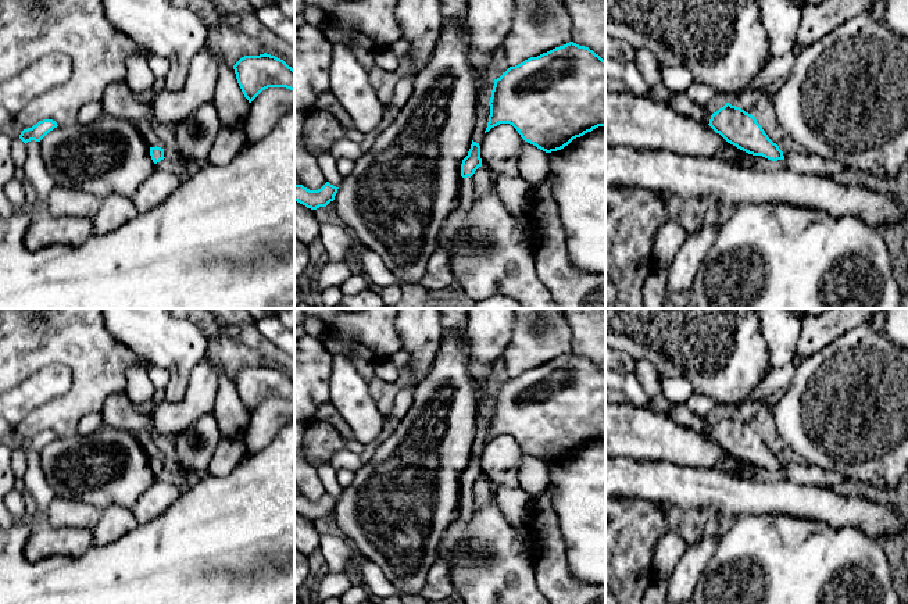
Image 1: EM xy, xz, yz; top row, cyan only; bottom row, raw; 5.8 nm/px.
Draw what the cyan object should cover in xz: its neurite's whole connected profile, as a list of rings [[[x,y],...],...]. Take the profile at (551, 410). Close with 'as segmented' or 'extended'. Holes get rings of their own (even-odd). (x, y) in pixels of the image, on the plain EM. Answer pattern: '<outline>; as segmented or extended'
[[[569,353],[510,378],[494,390],[489,417],[490,426],[485,444],[500,435],[510,435],[525,453],[537,460],[546,464],[561,461],[573,450],[598,437],[605,437],[605,372],[589,358]]]; as segmented

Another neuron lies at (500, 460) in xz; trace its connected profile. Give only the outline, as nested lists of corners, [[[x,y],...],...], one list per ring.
[[[500,435],[485,444],[480,453],[482,476],[494,489],[519,486],[518,471],[522,461],[522,448],[510,435]]]

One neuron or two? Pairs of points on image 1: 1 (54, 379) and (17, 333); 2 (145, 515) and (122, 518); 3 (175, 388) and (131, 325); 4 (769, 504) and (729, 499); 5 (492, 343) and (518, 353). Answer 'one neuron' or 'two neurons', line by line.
1: two neurons
2: two neurons
3: one neuron
4: one neuron
5: two neurons

